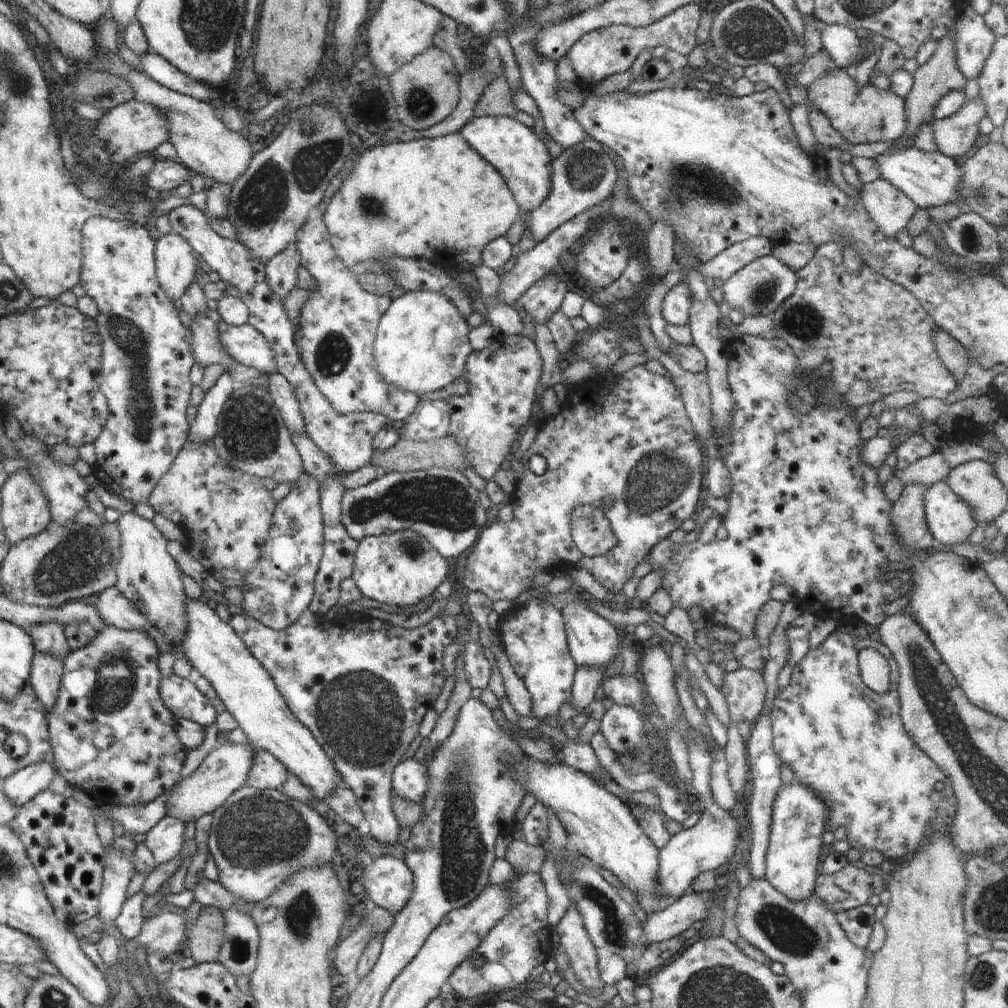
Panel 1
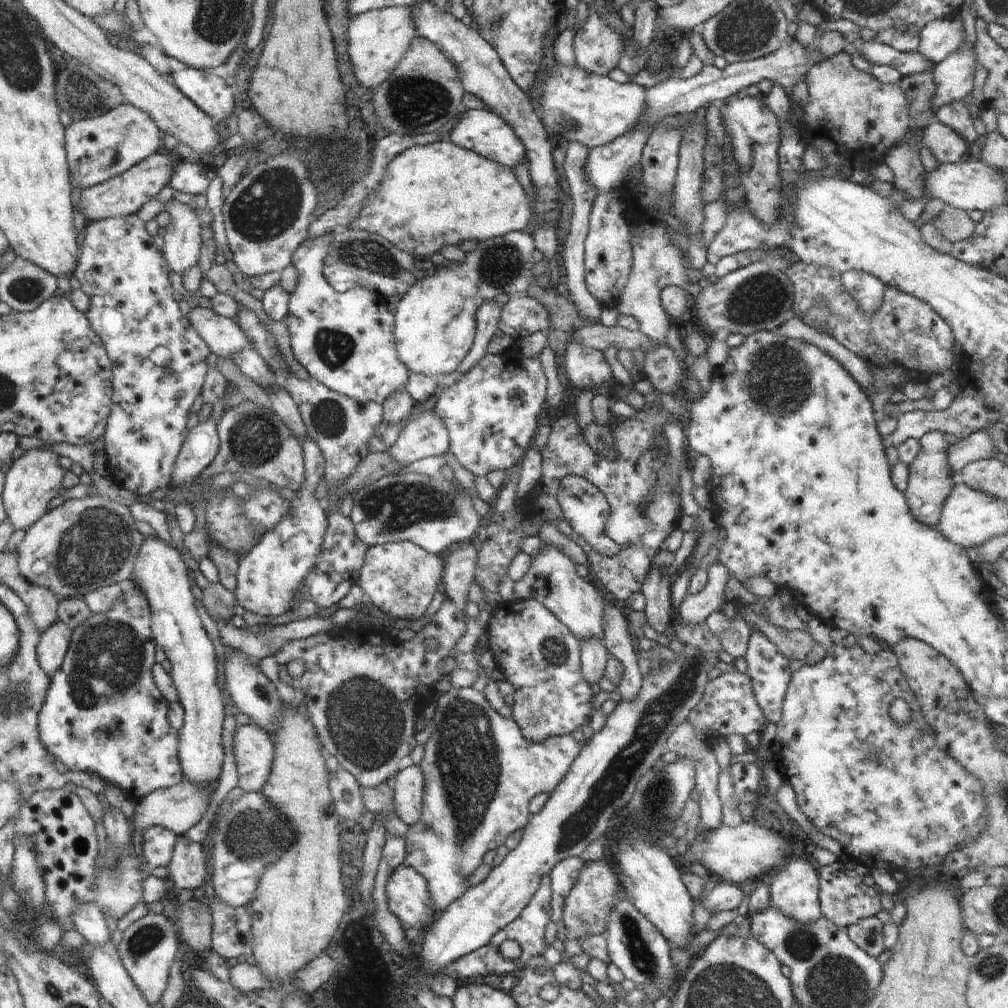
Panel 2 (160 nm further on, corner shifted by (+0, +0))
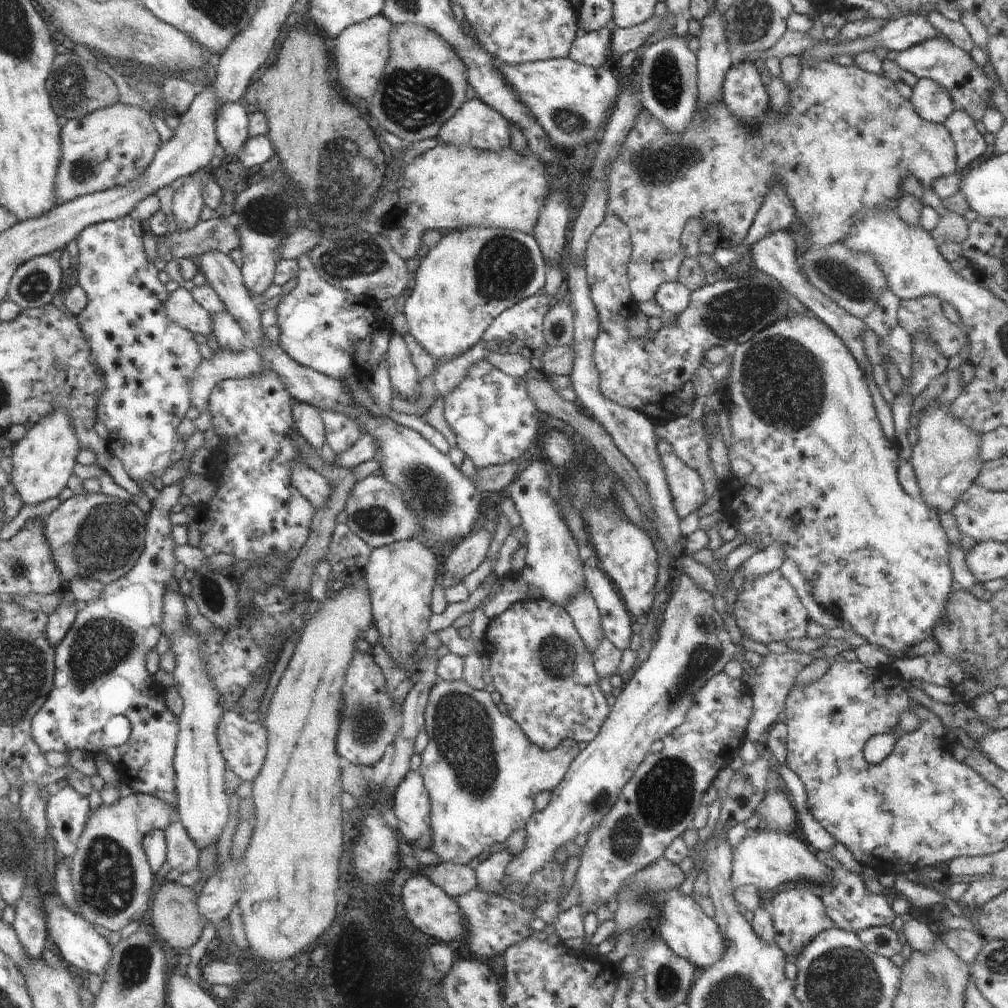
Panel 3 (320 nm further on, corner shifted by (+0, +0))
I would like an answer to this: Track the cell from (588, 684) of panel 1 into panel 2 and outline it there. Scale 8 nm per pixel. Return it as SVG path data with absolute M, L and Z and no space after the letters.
M596 637L579 641L581 667L586 682L591 686L603 677L607 657L610 655L602 639Z

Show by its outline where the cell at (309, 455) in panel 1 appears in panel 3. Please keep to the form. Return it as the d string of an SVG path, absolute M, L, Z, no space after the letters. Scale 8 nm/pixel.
M248 345L241 351L226 348L215 351L212 358L202 359L189 380L191 406L201 413L209 405L213 386L224 379L239 379L259 373L263 369L261 354Z

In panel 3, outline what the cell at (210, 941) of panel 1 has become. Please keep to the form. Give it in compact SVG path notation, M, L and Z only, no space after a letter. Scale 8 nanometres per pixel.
M167 881L159 886L152 897L150 914L154 933L160 940L168 942L174 949L187 948L196 944L205 925L197 907L197 894L190 887L185 887L177 881Z

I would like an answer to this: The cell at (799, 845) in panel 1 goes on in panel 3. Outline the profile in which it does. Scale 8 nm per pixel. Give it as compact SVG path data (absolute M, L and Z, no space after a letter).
M792 886L788 890L778 892L768 905L775 928L775 943L785 954L786 960L795 962L804 947L812 942L822 931L836 927L826 914L822 899L812 894L808 888Z

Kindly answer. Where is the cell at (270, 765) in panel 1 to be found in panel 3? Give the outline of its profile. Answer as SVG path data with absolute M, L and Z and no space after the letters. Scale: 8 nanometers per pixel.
M226 709L222 713L215 733L227 766L243 781L248 780L248 782L252 782L260 772L267 753L268 737L266 727L258 722L251 723L234 711Z

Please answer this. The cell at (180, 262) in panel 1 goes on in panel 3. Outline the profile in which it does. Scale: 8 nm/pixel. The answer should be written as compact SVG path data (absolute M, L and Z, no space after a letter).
M205 169L197 170L188 176L188 182L175 189L172 212L180 231L190 230L200 221L200 212L205 206L203 186L212 178Z

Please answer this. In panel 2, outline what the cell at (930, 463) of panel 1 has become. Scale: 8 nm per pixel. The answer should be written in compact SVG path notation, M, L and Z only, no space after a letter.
M986 431L973 432L970 436L949 444L948 464L953 478L957 480L966 465L982 459L992 459L997 451L992 437Z

